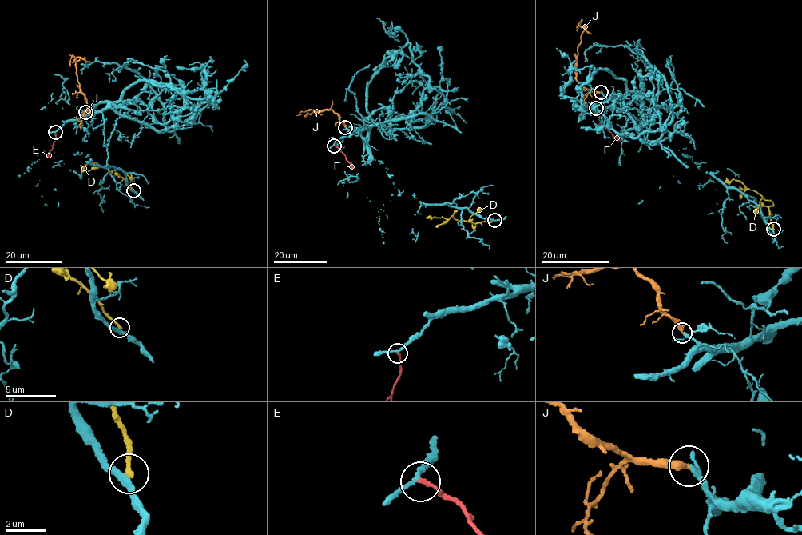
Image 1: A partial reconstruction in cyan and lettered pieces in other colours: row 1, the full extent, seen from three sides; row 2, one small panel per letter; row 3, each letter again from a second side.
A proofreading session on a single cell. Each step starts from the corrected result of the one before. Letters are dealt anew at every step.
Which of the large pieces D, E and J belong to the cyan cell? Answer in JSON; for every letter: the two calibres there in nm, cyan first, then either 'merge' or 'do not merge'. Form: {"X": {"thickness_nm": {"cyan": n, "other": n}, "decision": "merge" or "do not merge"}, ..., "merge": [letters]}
{"D": {"thickness_nm": {"cyan": 320, "other": 260}, "decision": "do not merge"}, "E": {"thickness_nm": {"cyan": 200, "other": 240}, "decision": "do not merge"}, "J": {"thickness_nm": {"cyan": 200, "other": 380}, "decision": "merge"}, "merge": ["J"]}

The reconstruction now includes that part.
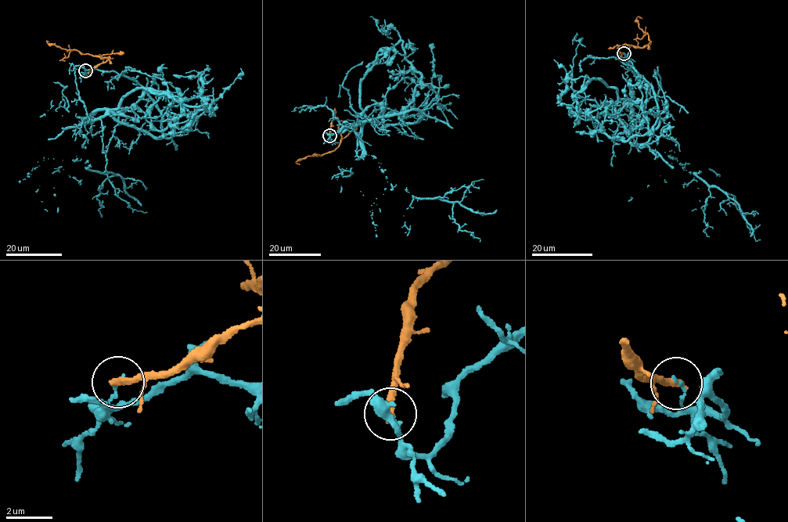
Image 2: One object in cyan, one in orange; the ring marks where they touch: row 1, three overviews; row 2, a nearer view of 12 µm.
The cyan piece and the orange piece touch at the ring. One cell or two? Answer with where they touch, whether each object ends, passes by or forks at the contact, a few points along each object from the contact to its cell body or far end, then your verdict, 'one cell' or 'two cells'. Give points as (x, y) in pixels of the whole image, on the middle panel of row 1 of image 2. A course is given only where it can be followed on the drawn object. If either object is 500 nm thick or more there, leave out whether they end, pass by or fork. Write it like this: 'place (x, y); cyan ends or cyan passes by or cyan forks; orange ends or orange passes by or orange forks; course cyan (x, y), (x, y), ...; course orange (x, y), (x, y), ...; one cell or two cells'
place (329, 135); cyan ends; orange ends; course cyan (329, 135), (418, 122), (420, 112), (364, 122), (366, 153), (391, 185), (453, 203), (480, 242); course orange (329, 135), (332, 120), (337, 117), (341, 136), (339, 145), (323, 155), (299, 160), (296, 162), (300, 164); two cells

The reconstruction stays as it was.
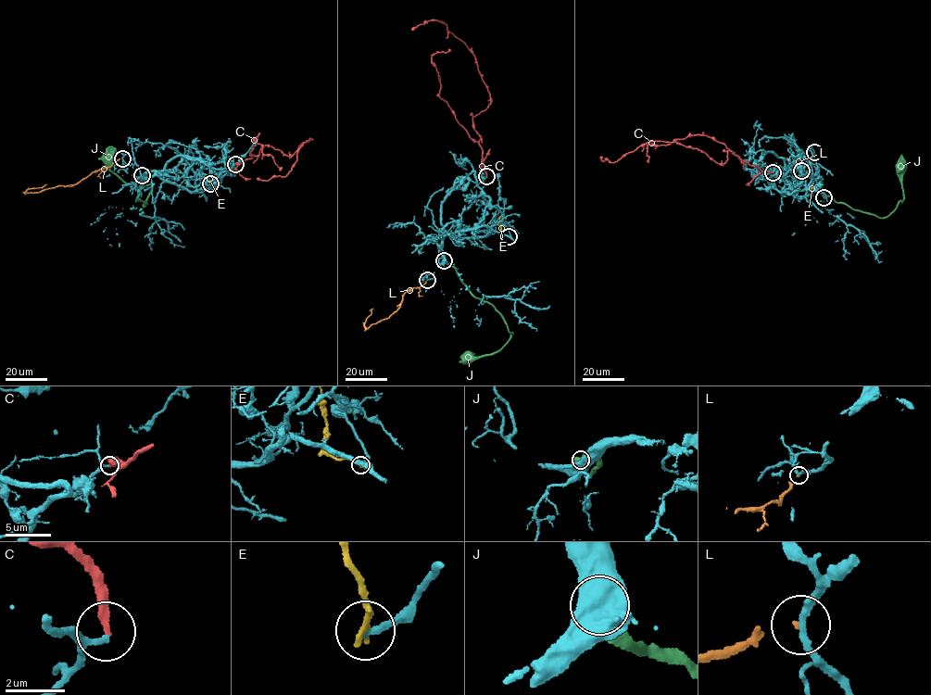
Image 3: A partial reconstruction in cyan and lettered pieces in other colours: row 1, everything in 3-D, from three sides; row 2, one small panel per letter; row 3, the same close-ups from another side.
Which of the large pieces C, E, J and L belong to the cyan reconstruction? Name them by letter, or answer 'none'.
J

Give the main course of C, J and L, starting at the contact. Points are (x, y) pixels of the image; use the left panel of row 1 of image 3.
C: (235, 164), (258, 156), (267, 145), (291, 156), (310, 138), (297, 151), (286, 176), (257, 178)
J: (142, 175), (136, 201), (146, 203), (144, 207), (150, 184), (137, 186), (120, 180), (110, 170), (115, 154)
L: (122, 158), (73, 185), (26, 193), (29, 189), (46, 184)

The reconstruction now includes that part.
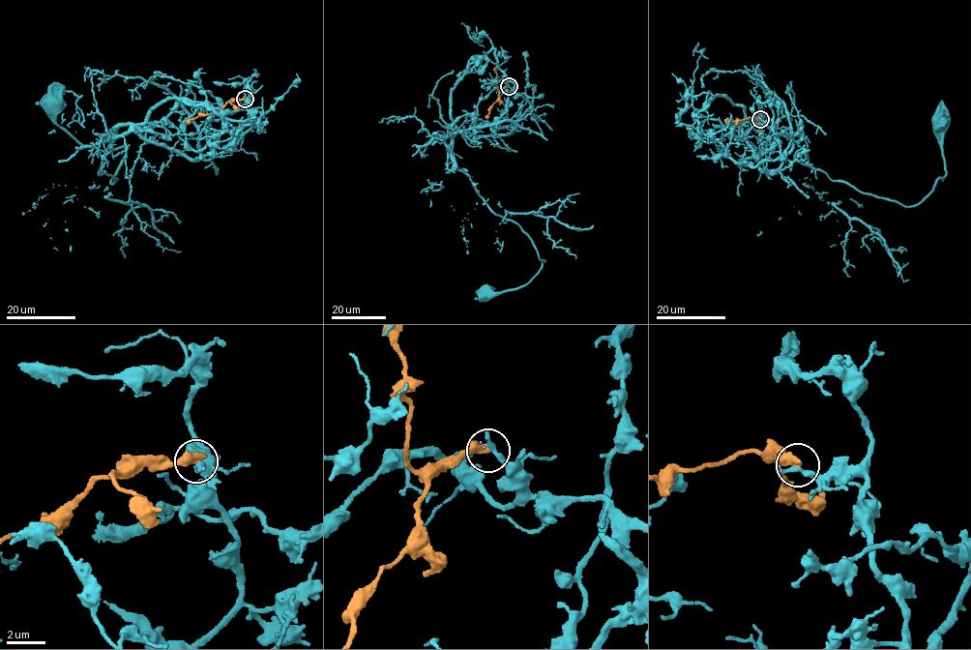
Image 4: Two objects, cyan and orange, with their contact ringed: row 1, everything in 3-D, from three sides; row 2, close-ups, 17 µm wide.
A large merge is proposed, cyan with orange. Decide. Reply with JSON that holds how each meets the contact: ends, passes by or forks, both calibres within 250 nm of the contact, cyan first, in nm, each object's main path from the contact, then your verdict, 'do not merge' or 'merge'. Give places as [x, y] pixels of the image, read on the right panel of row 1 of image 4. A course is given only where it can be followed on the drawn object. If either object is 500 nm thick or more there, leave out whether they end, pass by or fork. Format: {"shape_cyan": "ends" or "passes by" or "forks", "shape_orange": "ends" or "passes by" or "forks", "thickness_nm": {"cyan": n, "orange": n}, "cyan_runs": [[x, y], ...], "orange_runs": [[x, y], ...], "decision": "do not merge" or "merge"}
{"thickness_nm": {"cyan": 320, "orange": 500}, "cyan_runs": [[760, 120], [790, 164], [758, 168], [749, 119], [786, 127], [829, 179], [906, 206], [946, 172], [942, 118]], "orange_runs": [[760, 119], [756, 116], [758, 130]], "decision": "do not merge"}

